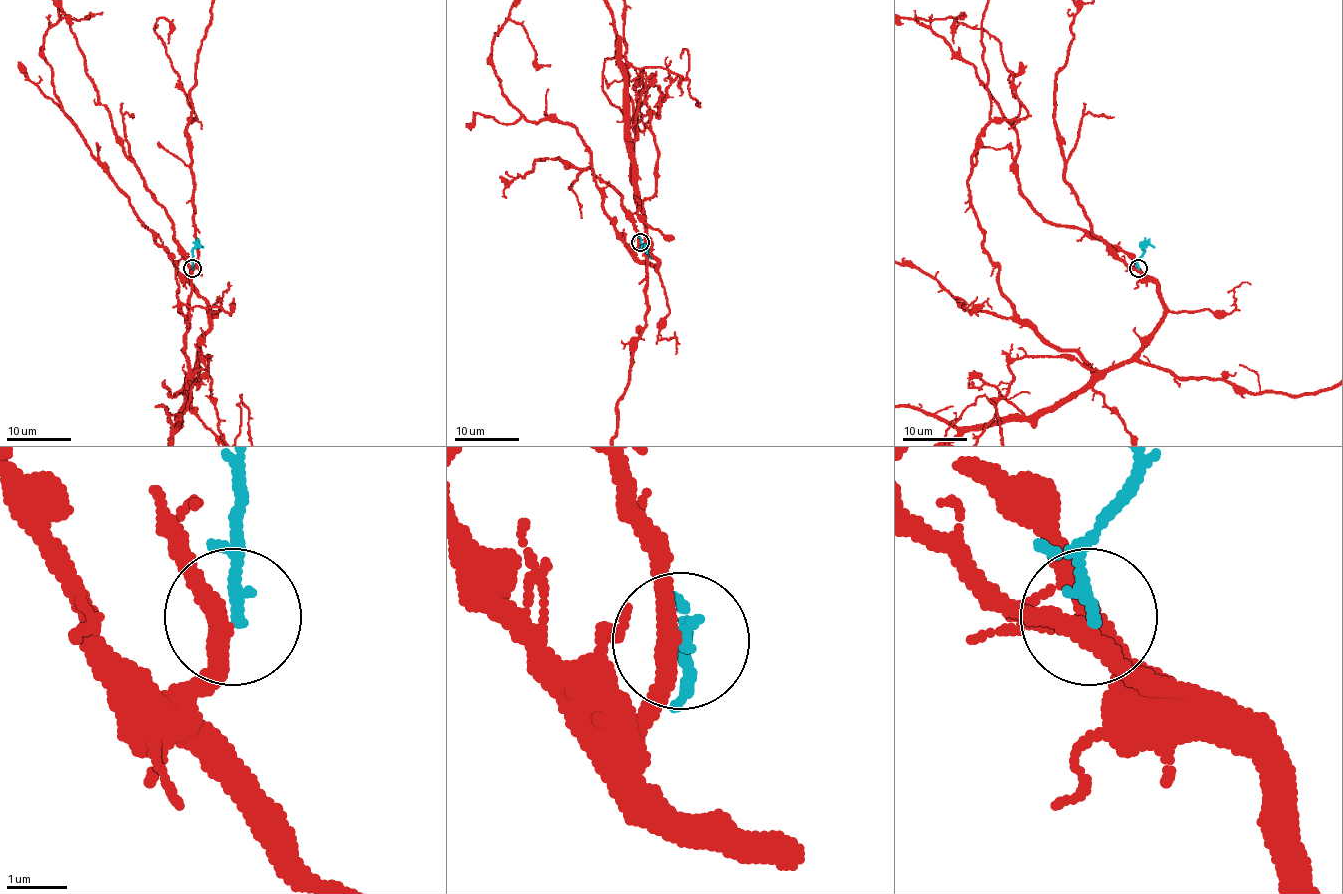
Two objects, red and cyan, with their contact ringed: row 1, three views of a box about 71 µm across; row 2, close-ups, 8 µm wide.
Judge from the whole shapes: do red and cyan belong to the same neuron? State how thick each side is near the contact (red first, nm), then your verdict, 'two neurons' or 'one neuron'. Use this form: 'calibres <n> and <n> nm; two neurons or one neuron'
calibres 300 and 200 nm; one neuron

